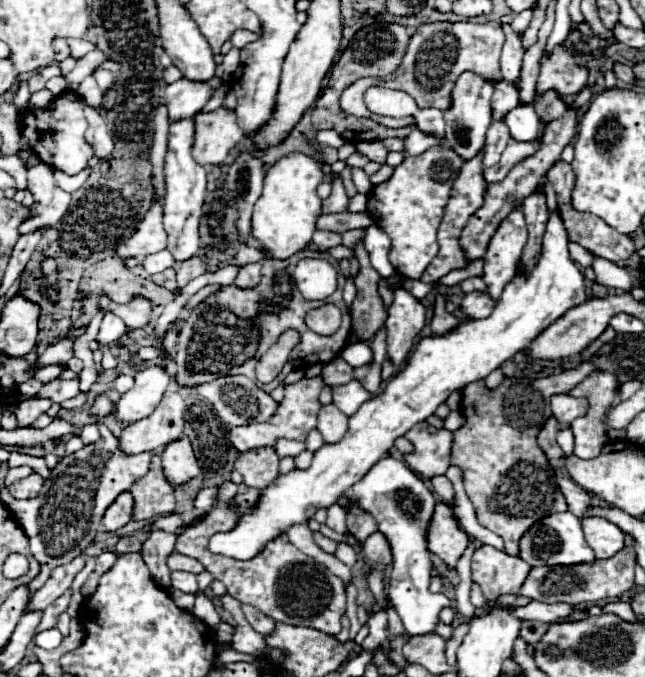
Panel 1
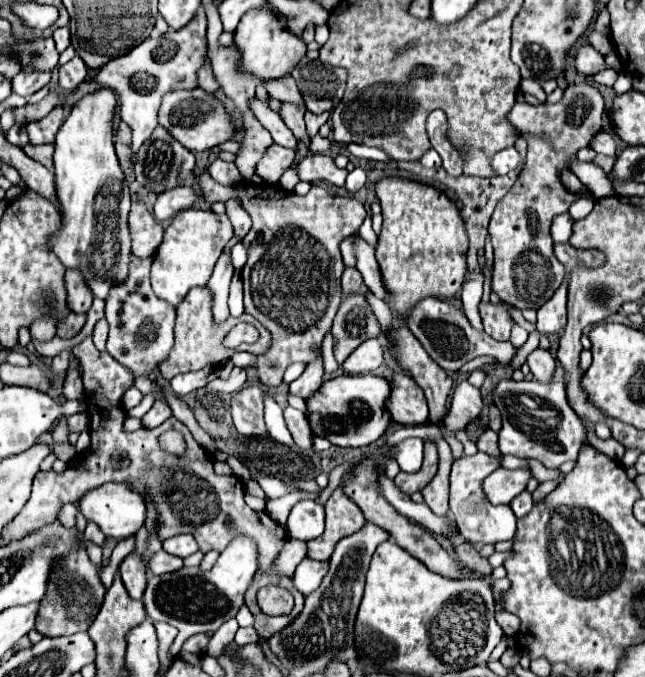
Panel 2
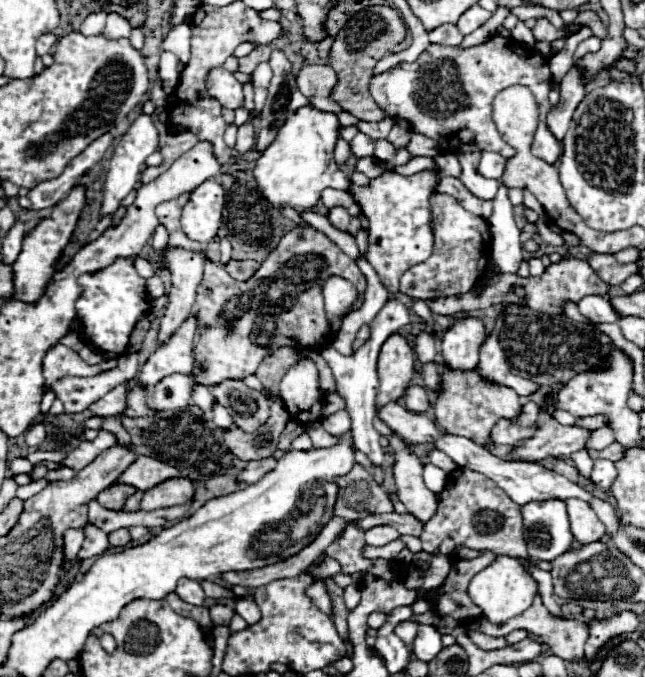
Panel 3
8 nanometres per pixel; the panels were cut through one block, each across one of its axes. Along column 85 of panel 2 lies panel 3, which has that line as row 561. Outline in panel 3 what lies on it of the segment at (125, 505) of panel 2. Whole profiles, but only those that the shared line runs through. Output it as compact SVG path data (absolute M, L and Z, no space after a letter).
M498 556L488 568L484 568L480 574L476 574L470 582L468 594L476 606L482 608L482 616L496 626L506 624L510 618L522 614L528 610L534 602L534 596L538 592L538 584L532 576L526 574L526 568L522 568L514 558L510 556Z

